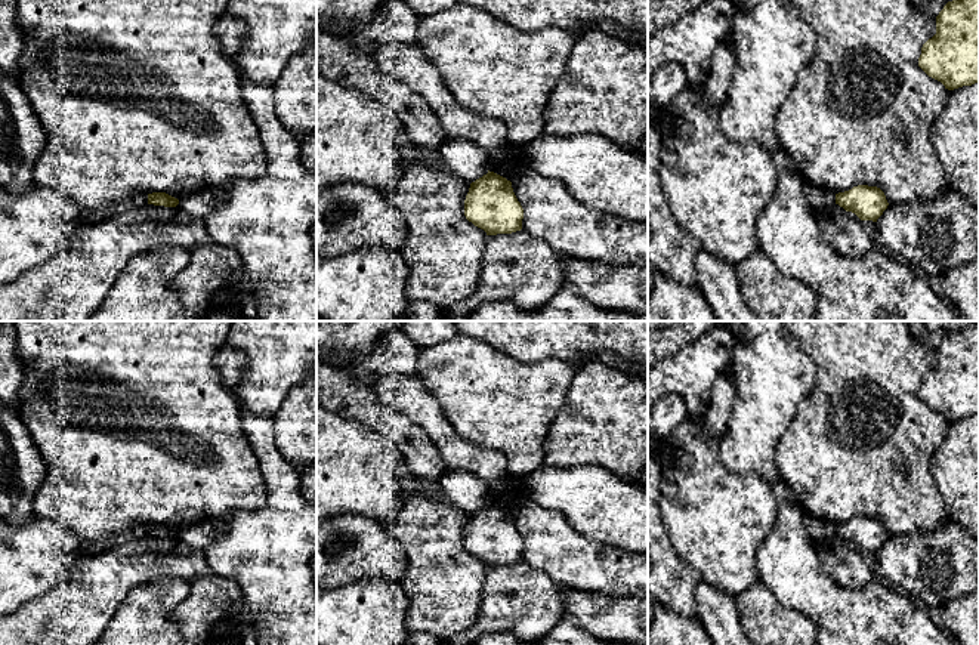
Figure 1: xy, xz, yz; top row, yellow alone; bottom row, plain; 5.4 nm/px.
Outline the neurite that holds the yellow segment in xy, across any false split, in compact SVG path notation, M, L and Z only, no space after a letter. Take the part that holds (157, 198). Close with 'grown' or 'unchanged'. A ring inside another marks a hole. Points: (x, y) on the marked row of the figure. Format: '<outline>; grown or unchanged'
M152 192L148 194L148 204L176 207L179 204L179 200L166 192Z; unchanged

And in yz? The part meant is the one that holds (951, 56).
M979 0L944 6L936 34L921 47L918 67L948 90L979 83Z; unchanged

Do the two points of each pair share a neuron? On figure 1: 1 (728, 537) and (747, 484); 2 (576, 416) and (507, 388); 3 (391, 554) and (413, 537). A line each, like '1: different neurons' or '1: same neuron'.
1: same neuron
2: different neurons
3: different neurons

